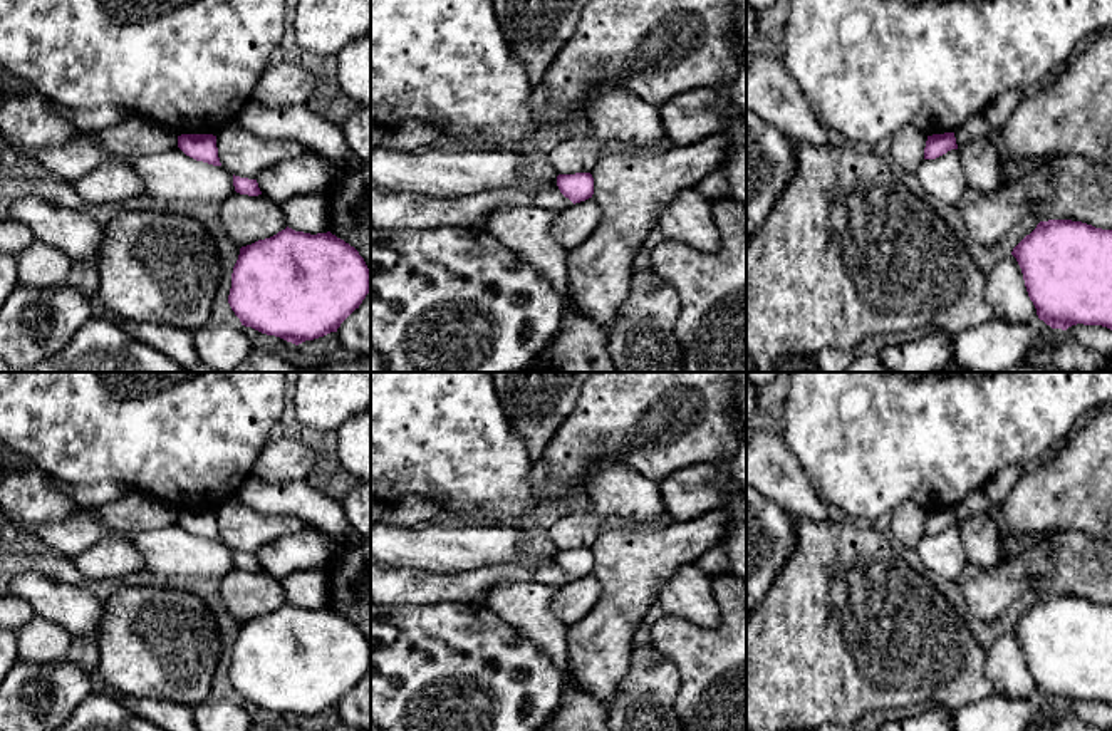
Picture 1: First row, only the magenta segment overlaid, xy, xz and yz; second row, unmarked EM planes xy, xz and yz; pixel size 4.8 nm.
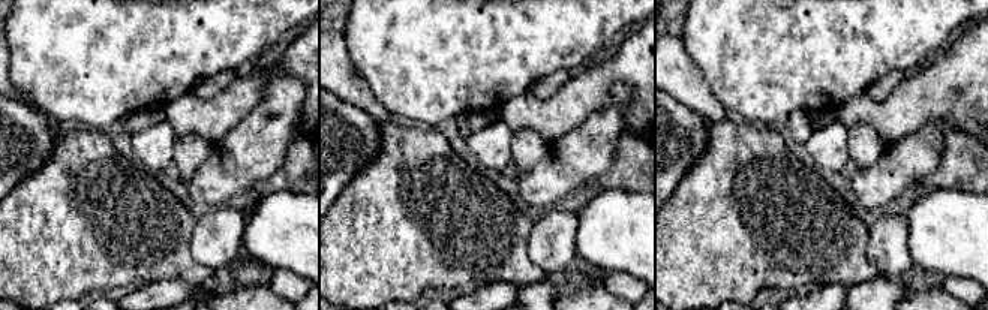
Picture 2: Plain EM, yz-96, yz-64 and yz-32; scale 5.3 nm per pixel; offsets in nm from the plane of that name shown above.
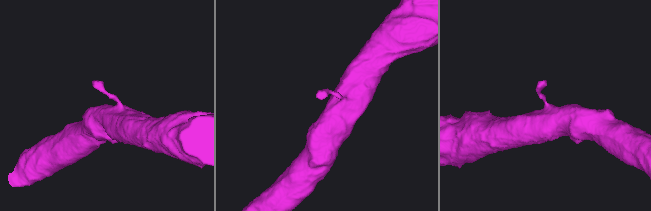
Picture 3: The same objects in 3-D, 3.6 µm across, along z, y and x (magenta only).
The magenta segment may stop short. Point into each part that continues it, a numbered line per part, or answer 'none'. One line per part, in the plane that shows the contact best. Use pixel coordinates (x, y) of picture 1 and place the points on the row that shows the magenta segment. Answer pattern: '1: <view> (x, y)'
none

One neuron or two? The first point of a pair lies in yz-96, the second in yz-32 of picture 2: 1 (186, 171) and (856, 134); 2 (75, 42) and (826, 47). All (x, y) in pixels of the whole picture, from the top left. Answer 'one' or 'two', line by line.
1: one
2: one

